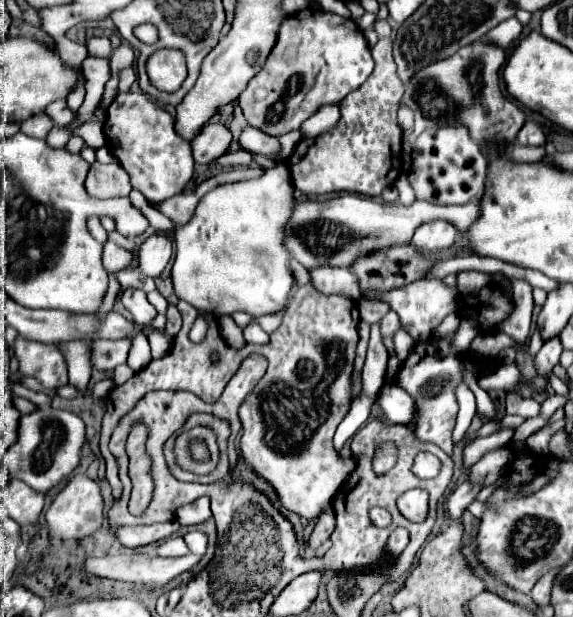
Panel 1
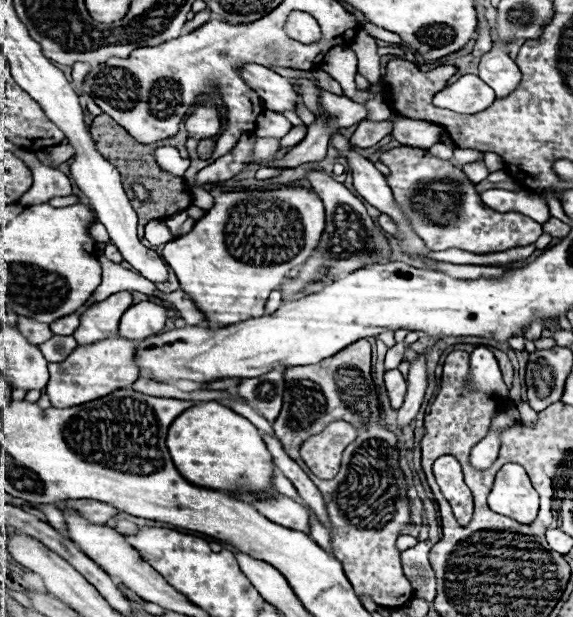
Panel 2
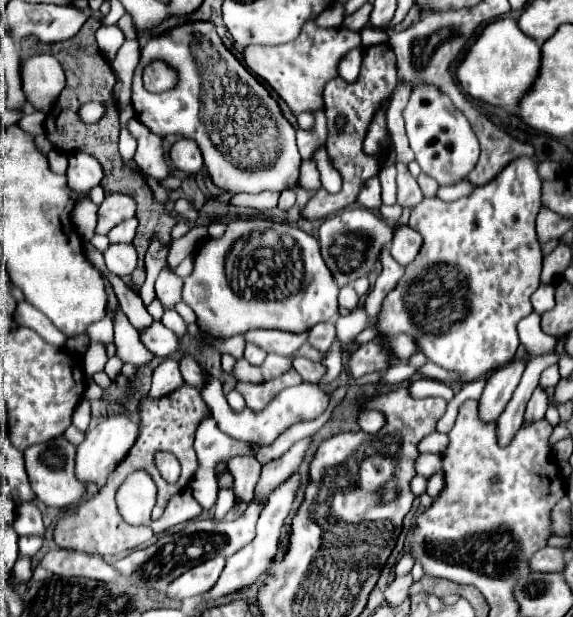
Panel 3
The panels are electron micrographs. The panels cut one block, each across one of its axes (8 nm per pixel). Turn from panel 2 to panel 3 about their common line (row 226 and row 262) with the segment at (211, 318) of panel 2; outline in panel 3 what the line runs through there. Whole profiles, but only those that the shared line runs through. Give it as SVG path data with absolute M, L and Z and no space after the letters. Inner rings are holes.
M268 218L232 220L224 236L206 238L194 254L194 270L184 280L182 300L194 310L196 324L212 338L226 340L236 334L246 334L256 328L276 328L290 332L306 332L318 322L328 322L338 316L338 286L326 268L318 240L298 226L272 222Z

